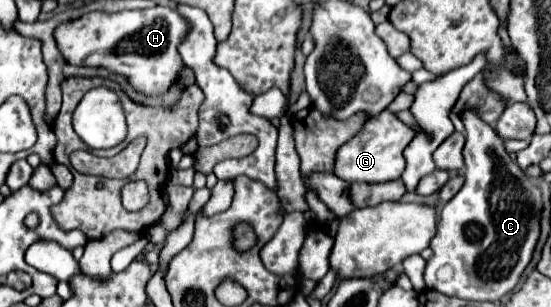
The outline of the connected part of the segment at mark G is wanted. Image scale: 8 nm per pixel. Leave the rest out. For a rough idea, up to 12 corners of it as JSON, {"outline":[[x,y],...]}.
{"outline":[[393,112],[367,120],[341,146],[345,182],[387,182],[403,174],[415,130]]}

